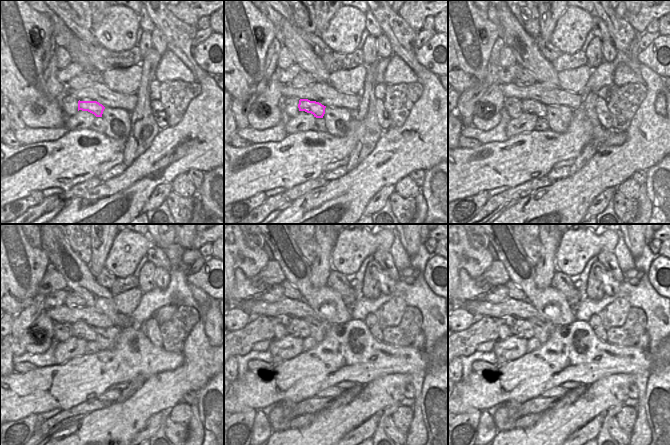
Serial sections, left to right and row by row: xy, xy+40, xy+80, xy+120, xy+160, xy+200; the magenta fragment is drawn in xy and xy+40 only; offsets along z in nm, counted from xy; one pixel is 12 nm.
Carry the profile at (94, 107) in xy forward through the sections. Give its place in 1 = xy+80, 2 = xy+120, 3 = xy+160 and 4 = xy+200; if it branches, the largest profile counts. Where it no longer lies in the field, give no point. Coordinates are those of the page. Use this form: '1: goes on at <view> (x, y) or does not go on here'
1: goes on at xy+80 (531, 106)
2: goes on at xy+120 (79, 329)
3: goes on at xy+160 (296, 327)
4: goes on at xy+200 (522, 328)

